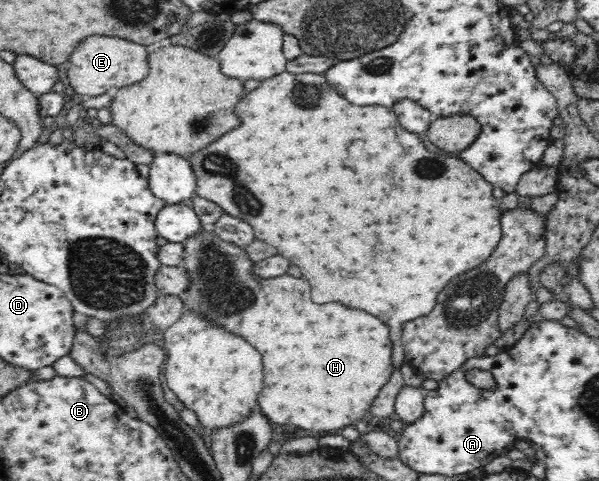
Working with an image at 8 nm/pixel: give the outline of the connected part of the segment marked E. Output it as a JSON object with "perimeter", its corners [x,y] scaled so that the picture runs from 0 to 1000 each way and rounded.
{"perimeter":[[[147,77],[115,119],[117,139],[110,148],[115,185],[145,202],[170,198],[187,183],[200,185],[237,168],[249,150],[247,98],[197,77]]]}

